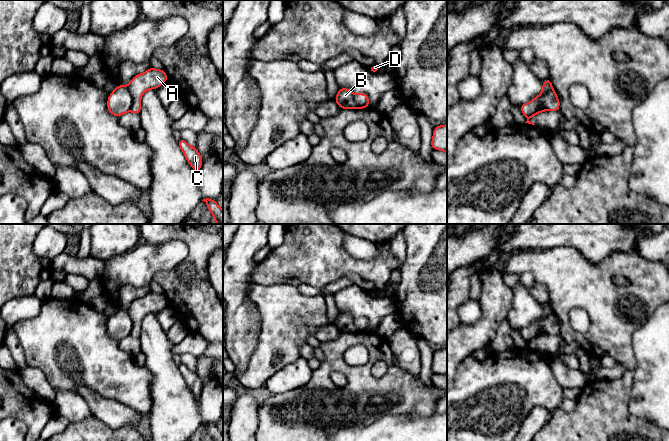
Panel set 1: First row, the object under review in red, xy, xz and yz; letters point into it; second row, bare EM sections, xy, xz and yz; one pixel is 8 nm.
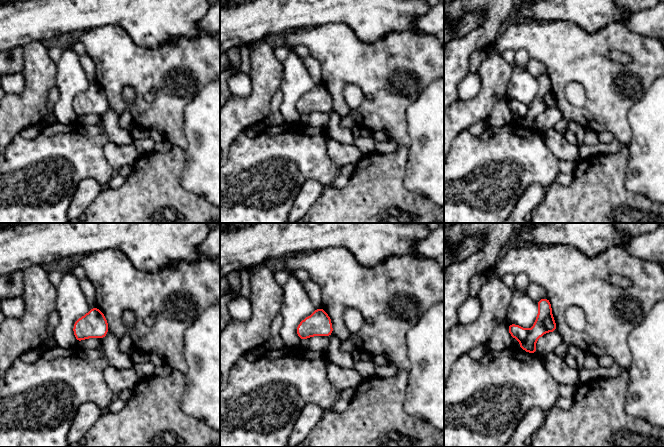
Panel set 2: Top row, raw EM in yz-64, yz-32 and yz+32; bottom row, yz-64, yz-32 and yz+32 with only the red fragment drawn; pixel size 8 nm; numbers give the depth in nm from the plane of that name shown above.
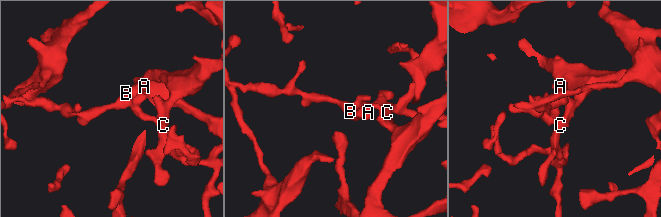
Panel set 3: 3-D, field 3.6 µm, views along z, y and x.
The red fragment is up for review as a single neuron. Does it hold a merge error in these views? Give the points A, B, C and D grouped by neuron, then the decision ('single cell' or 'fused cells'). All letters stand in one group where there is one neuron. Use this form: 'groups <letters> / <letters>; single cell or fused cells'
groups A C / B D; fused cells

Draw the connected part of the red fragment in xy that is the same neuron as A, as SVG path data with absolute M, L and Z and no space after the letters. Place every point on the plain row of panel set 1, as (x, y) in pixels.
M150 291L147 295L135 299L127 309L132 322L131 336L140 339L141 336L141 321L150 313L158 313L164 306L167 306L168 301L164 294Z

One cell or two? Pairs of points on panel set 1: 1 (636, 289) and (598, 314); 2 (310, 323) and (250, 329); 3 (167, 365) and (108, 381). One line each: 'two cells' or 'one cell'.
1: one cell
2: two cells
3: two cells

